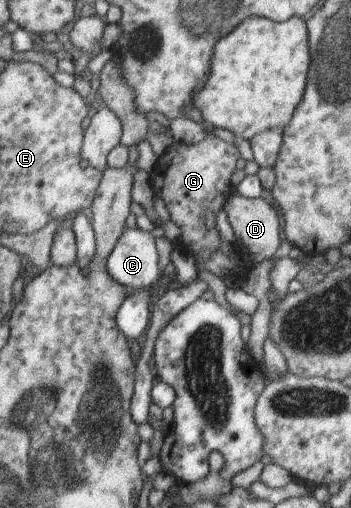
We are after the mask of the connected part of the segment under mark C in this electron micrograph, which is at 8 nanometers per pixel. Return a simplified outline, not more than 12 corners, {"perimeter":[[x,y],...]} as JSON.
{"perimeter":[[124,228],[106,258],[122,287],[151,286],[161,274],[154,237]]}

